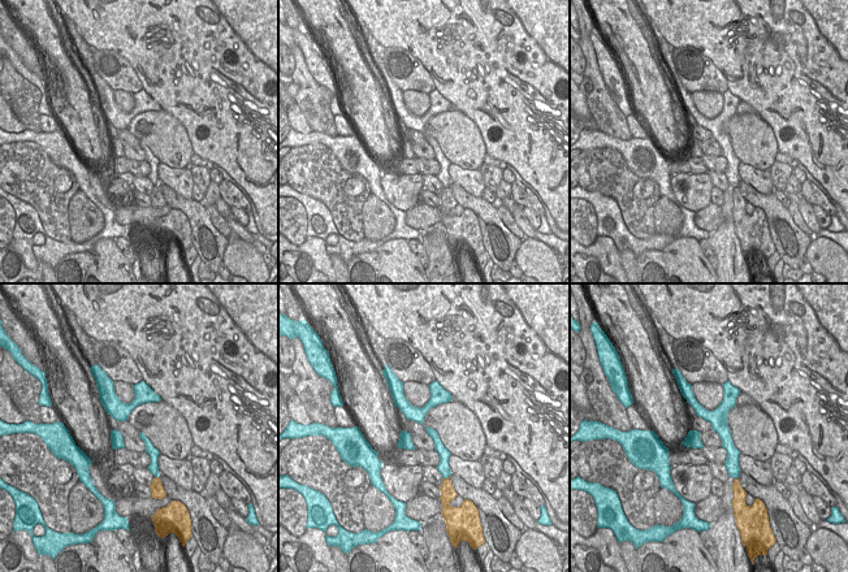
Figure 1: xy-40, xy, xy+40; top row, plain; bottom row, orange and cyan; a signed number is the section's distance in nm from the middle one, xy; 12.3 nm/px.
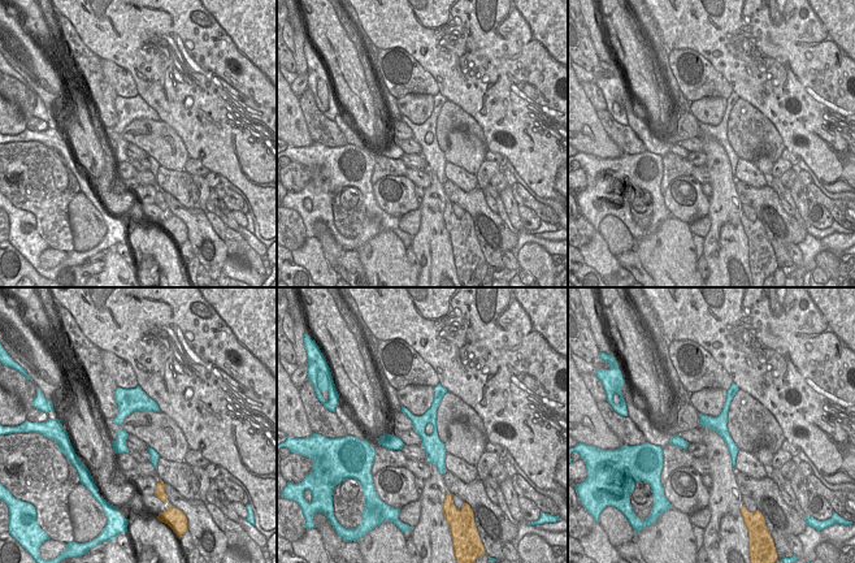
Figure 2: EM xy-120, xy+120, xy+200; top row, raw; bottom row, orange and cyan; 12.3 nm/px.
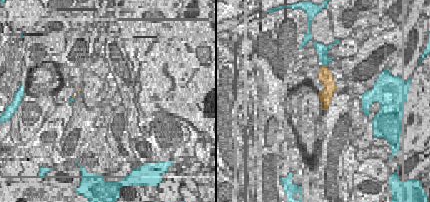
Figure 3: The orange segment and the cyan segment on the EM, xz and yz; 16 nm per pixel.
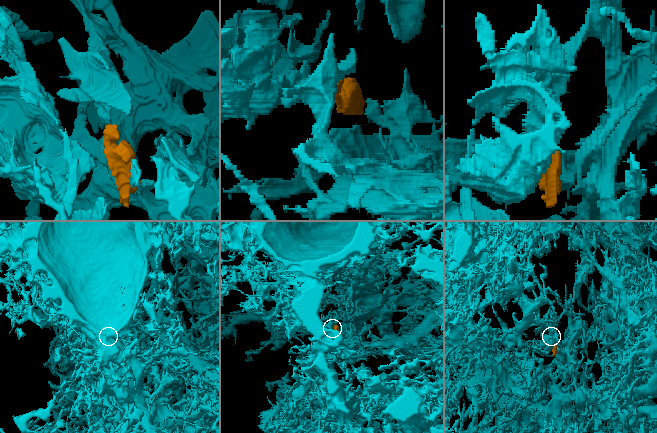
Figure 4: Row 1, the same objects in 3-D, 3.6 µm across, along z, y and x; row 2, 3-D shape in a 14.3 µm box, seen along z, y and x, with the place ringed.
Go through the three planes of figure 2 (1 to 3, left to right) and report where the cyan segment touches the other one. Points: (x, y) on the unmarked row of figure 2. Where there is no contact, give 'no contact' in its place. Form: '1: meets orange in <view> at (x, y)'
1: no contact
2: no contact
3: no contact

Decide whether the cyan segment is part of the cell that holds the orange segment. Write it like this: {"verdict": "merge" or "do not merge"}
{"verdict": "do not merge"}

